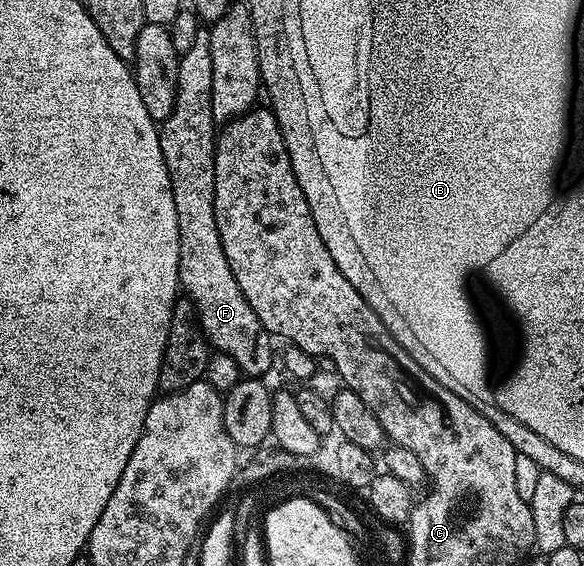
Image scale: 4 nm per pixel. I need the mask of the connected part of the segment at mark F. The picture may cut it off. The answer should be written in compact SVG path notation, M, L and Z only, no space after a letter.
M201 27L193 47L179 60L179 94L169 119L161 122L159 142L161 155L165 155L165 167L169 171L169 183L173 187L173 203L177 207L177 231L179 232L179 287L193 306L199 329L212 350L227 353L237 363L240 374L262 378L271 369L272 334L257 319L257 311L249 307L249 299L241 295L233 271L229 271L229 259L221 247L221 235L215 218L215 142L217 123L213 119L213 57L210 28Z

